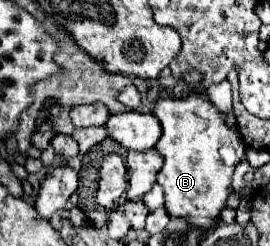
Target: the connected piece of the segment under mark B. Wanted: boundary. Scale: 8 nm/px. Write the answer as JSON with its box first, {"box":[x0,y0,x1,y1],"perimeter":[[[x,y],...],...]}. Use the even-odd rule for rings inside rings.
{"box":[153,94,245,230],"perimeter":[[[189,94],[187,98],[161,98],[153,114],[163,126],[157,152],[165,158],[157,184],[165,190],[165,210],[171,220],[183,220],[199,230],[211,230],[219,224],[221,212],[227,208],[231,194],[231,178],[235,166],[243,160],[245,144],[231,130],[217,108],[205,94]]]}

